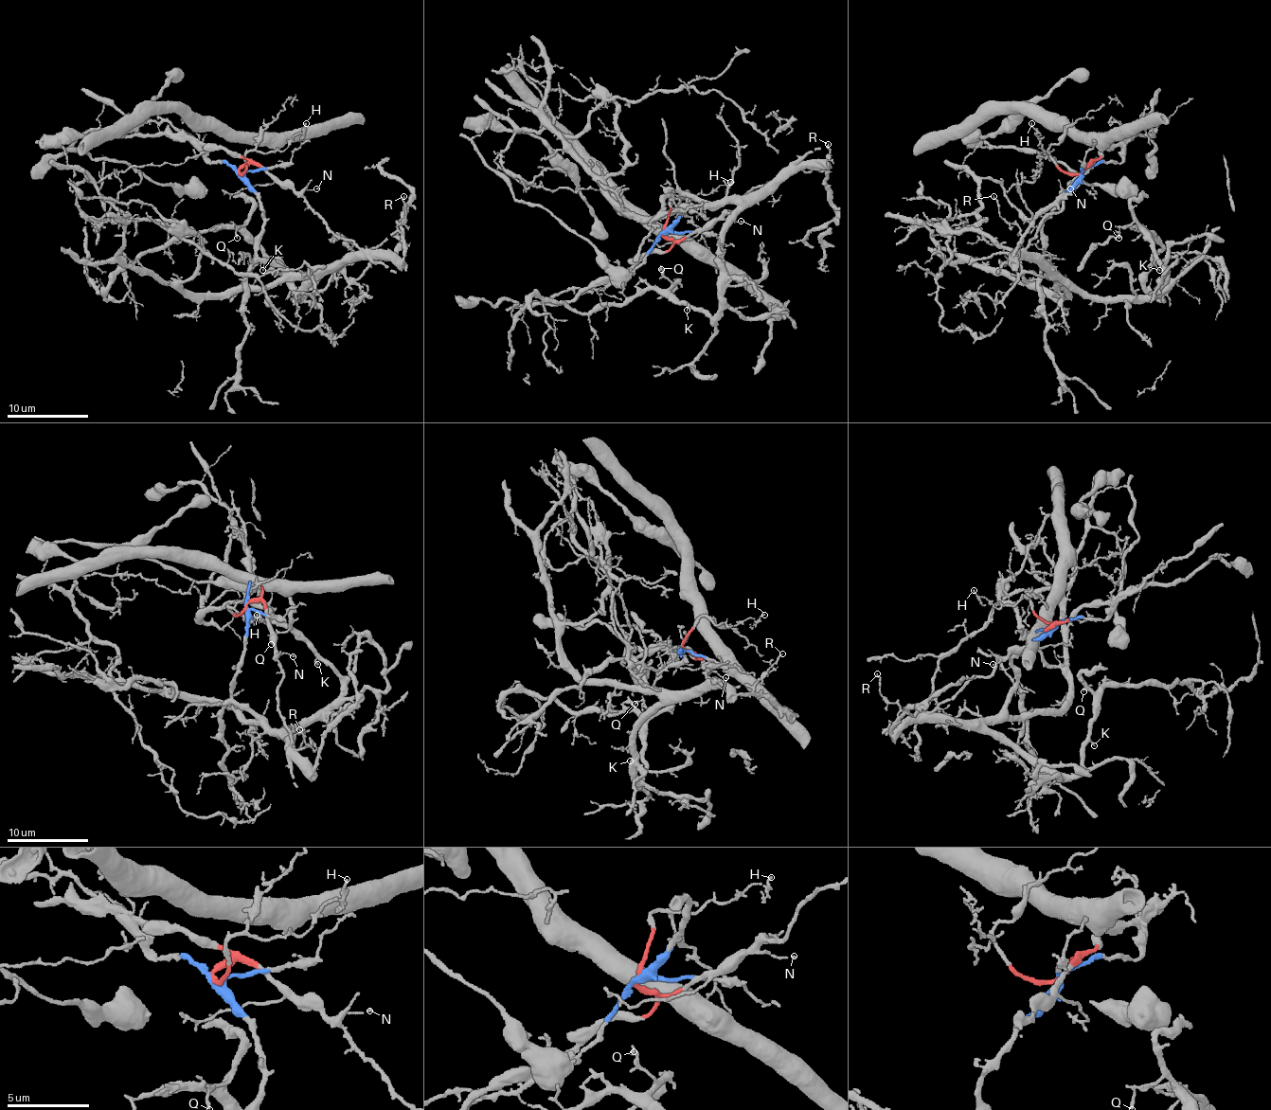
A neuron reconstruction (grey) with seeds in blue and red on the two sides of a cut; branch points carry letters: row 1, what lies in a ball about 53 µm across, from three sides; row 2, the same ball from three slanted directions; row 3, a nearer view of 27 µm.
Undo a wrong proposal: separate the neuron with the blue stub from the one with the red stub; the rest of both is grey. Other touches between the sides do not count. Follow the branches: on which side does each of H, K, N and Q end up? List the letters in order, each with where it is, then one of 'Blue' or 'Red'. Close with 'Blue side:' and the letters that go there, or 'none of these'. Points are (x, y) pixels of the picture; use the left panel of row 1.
H: Place: (306, 123). Red
K: Place: (262, 270). Blue
N: Place: (316, 188). Red
Q: Place: (237, 238). Blue
Blue side: K, Q

